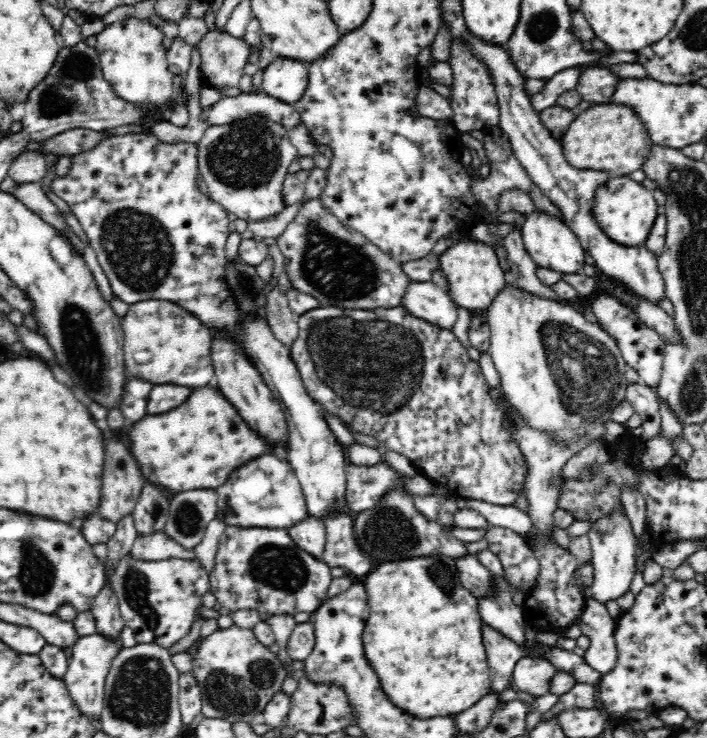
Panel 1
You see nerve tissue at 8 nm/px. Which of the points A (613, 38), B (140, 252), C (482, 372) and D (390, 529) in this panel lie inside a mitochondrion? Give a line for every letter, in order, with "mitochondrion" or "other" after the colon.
A: other
B: mitochondrion
C: other
D: mitochondrion

